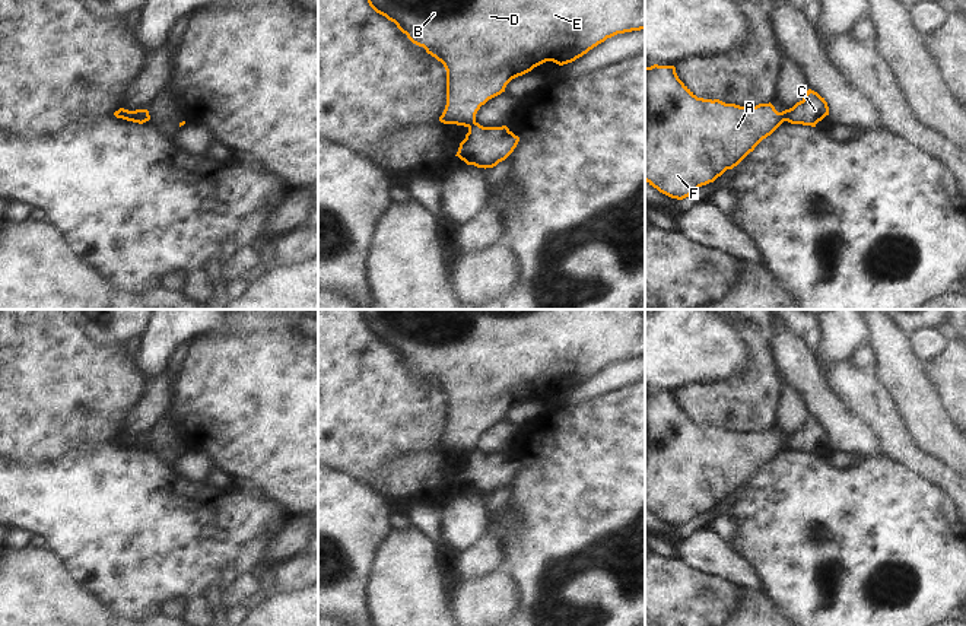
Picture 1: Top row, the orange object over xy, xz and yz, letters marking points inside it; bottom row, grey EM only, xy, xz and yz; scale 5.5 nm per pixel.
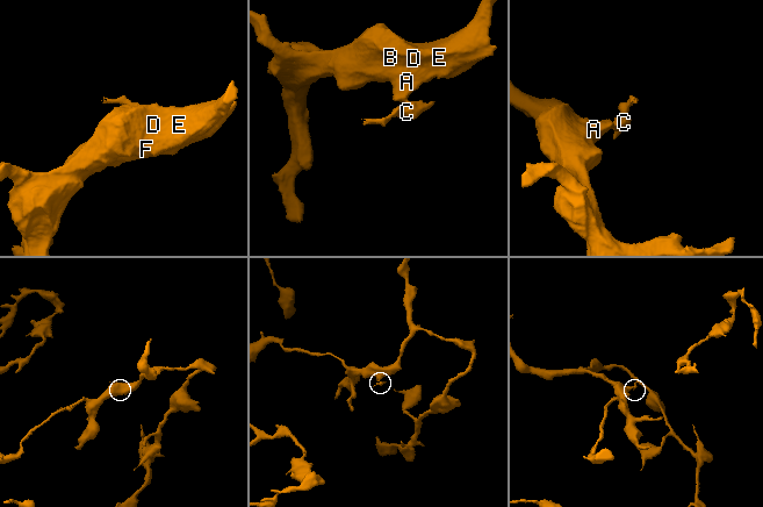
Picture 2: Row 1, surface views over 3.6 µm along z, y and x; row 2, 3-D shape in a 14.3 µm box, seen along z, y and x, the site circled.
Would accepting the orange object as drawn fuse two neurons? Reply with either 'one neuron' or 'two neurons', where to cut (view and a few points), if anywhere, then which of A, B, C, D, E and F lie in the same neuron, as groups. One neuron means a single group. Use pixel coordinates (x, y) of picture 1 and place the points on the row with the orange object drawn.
two neurons | yz (785, 111), (784, 120) | A B D E F / C

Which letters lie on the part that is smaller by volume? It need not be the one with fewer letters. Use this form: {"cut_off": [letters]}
{"cut_off": ["C"]}

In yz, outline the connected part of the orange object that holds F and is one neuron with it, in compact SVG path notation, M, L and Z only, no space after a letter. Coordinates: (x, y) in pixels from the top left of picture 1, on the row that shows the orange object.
M674 66L645 67L645 181L665 196L683 200L737 166L785 121L784 114L785 111L778 112L770 102L740 107L719 99L698 98L679 79Z

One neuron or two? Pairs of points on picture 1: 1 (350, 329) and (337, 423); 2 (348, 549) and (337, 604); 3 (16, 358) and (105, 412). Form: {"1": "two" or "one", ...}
{"1": "one", "2": "one", "3": "one"}

